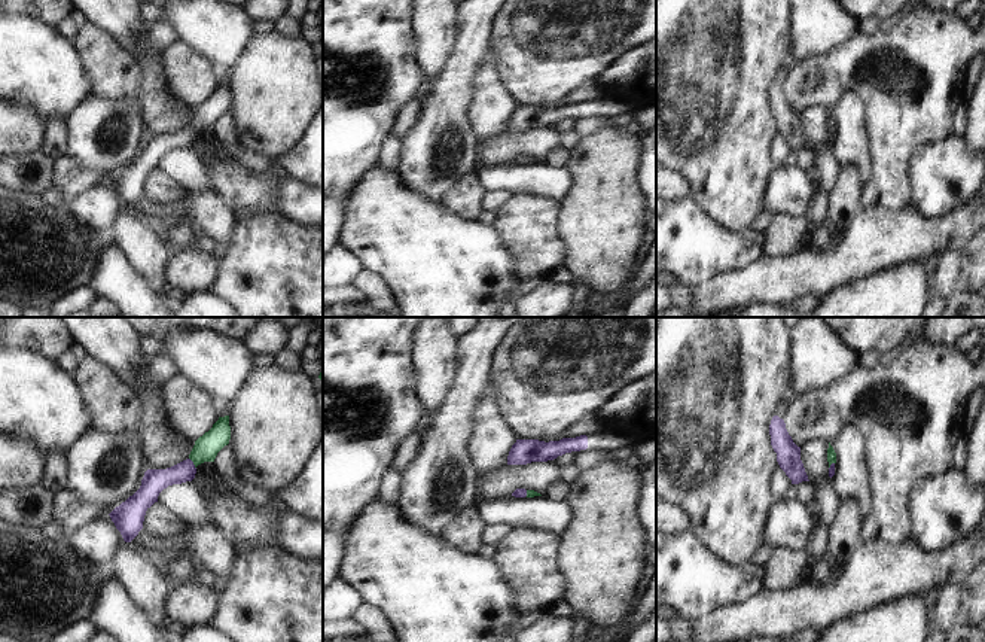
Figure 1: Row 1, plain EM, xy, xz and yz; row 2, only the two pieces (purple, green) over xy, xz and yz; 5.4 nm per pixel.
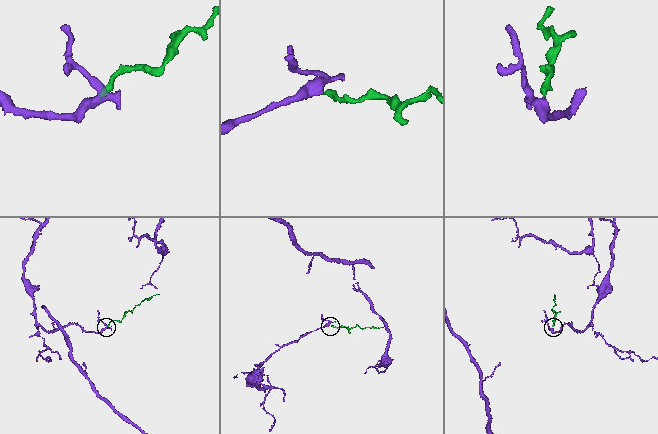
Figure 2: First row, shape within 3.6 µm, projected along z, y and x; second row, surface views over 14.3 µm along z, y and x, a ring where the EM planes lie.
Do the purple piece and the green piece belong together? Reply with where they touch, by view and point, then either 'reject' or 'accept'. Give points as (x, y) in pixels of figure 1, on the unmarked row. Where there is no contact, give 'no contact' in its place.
xy (192, 130) | accept

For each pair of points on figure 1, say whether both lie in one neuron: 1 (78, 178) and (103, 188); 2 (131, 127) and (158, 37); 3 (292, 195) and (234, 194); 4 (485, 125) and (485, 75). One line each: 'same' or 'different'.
1: different
2: different
3: same
4: same

